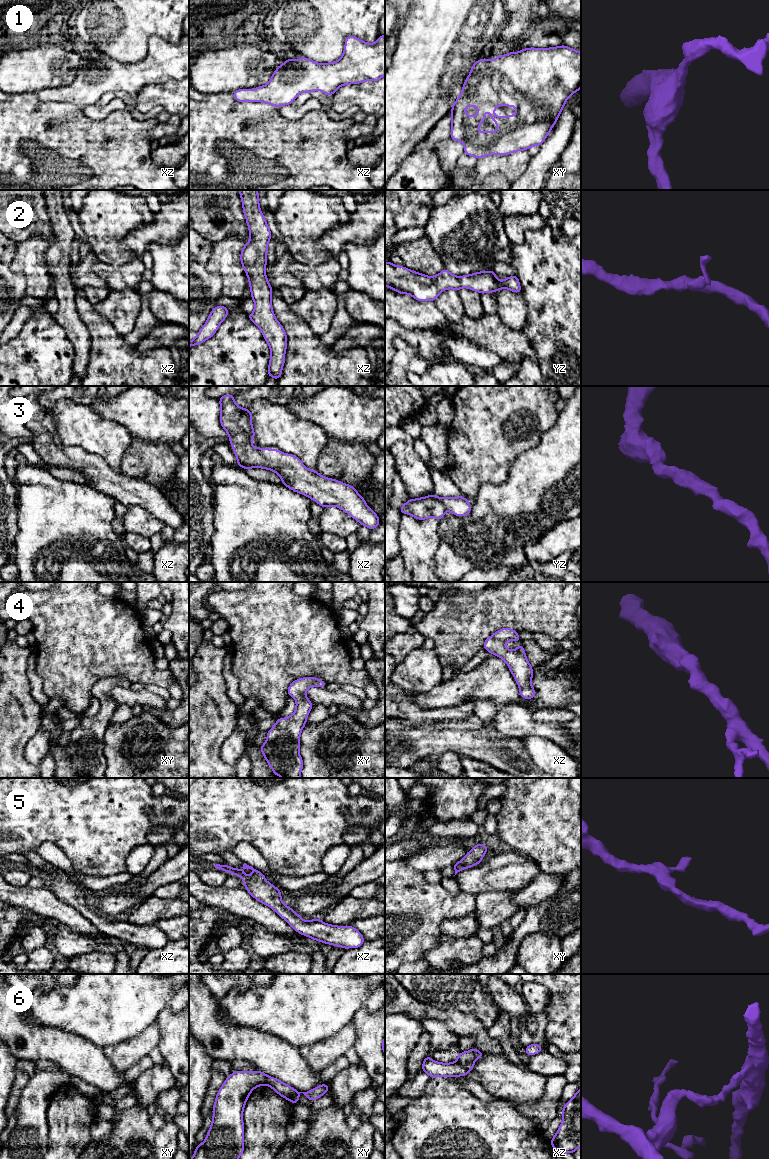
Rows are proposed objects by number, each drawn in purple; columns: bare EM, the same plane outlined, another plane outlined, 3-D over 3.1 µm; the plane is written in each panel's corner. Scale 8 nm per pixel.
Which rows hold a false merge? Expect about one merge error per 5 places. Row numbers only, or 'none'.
6

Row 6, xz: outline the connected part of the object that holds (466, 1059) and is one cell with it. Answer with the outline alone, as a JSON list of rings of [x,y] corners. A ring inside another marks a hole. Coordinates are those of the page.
[[[474,1047],[469,1051],[461,1052],[457,1057],[457,1062],[468,1071],[472,1071],[474,1068],[474,1062],[484,1055],[485,1054]]]

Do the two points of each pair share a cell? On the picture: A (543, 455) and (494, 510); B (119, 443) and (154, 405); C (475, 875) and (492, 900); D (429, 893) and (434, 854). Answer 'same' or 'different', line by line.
A: same
B: different
C: different
D: different

